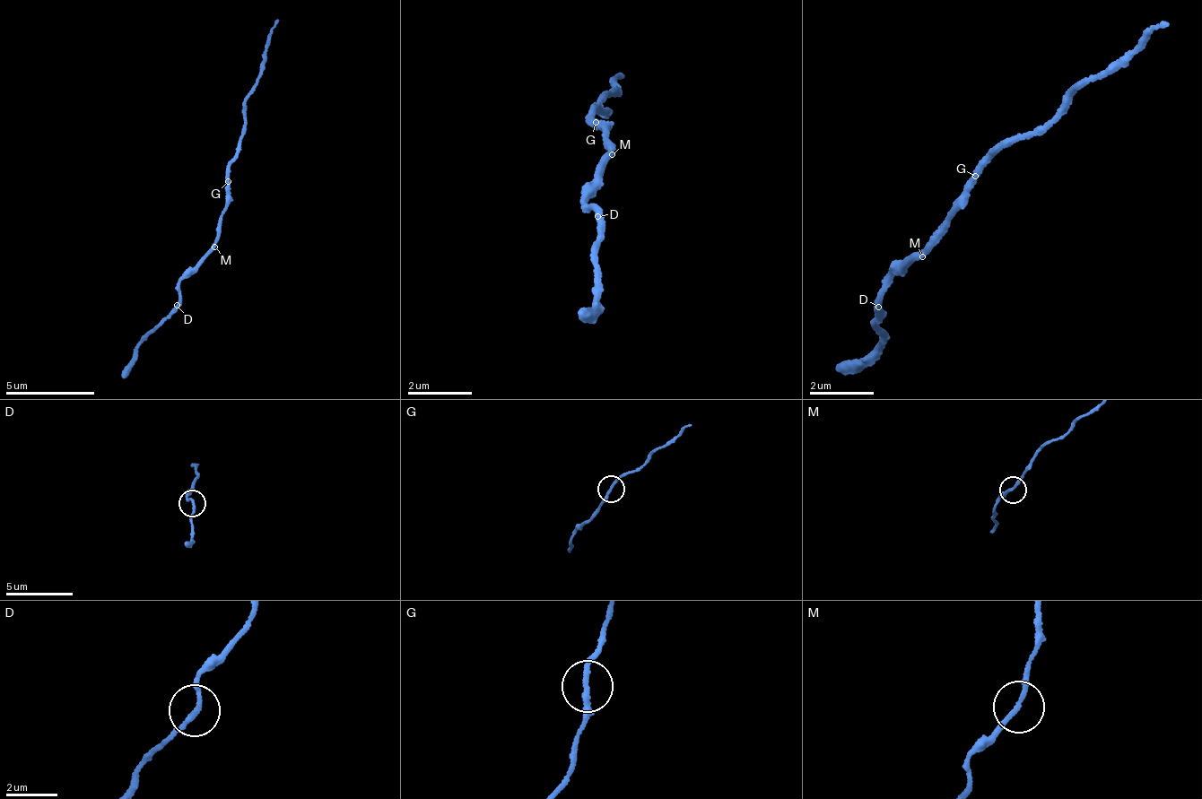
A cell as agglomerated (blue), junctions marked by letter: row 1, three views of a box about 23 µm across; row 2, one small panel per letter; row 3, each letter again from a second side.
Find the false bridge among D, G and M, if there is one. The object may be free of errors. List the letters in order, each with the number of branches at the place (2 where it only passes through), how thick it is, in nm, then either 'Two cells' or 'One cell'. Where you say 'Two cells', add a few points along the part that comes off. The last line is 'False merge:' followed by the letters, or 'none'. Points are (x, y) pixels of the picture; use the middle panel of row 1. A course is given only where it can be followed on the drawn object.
D: Branches: 2. Thickness 180 nm. One cell
G: Branches: 2. Thickness 200 nm. Two cells. Course of the part to remove: (595, 125), (596, 103), (607, 111), (601, 91), (627, 79)
M: Branches: 2. Thickness 180 nm. One cell
False merge: G

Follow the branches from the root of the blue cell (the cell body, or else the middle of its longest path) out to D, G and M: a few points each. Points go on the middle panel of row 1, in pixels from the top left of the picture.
D: (608, 136), (605, 142), (614, 148), (608, 151), (589, 203), (587, 201), (600, 211), (597, 216)
G: (608, 136), (595, 125)
M: (608, 136), (605, 142), (617, 150), (614, 149), (612, 154)

